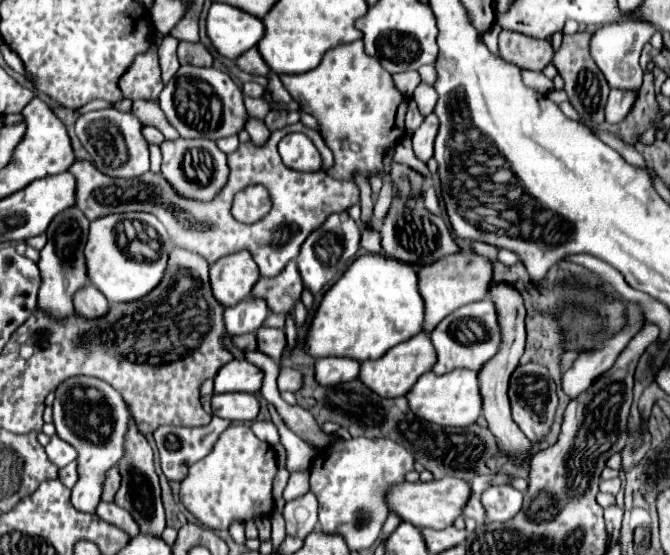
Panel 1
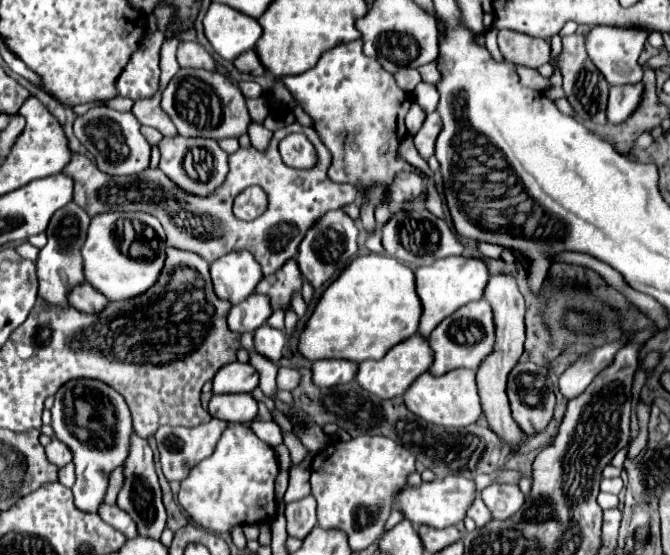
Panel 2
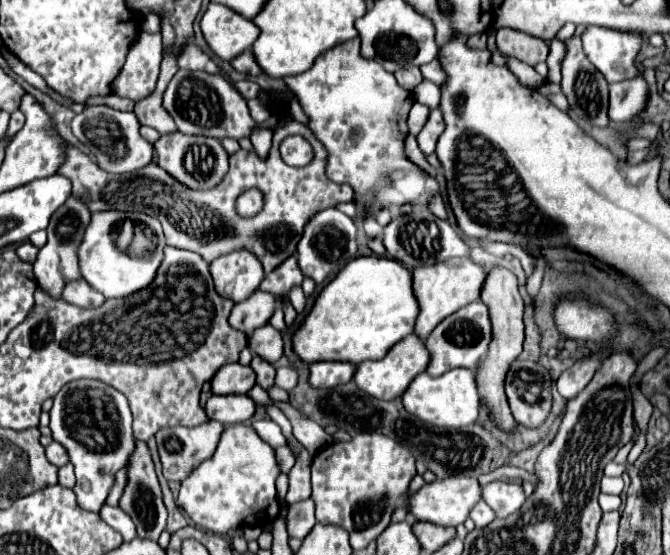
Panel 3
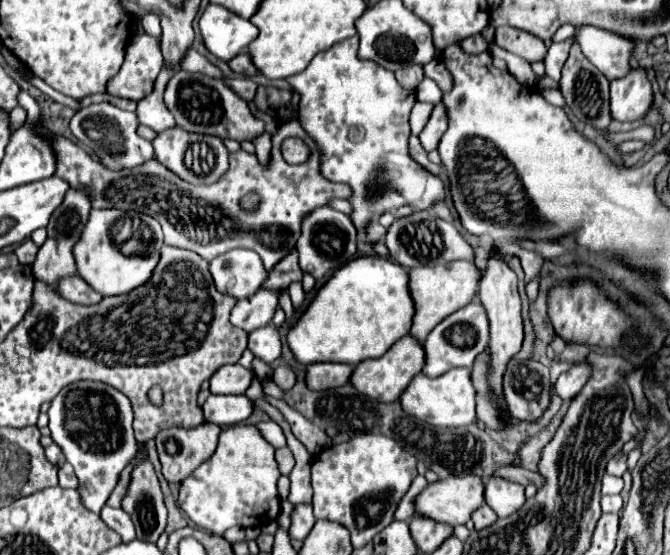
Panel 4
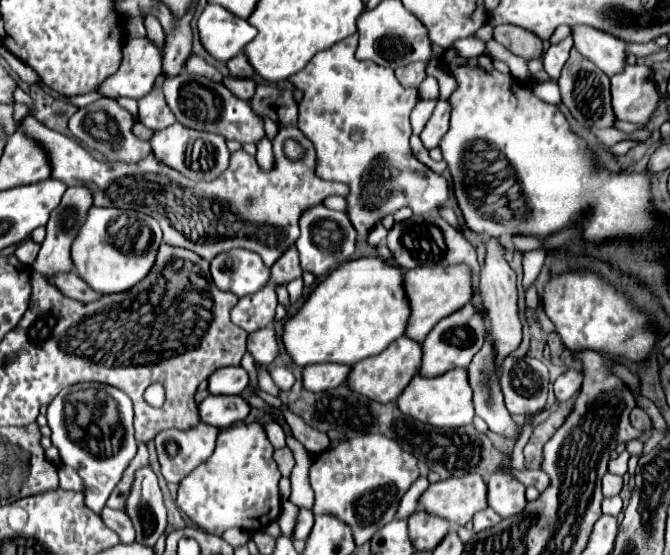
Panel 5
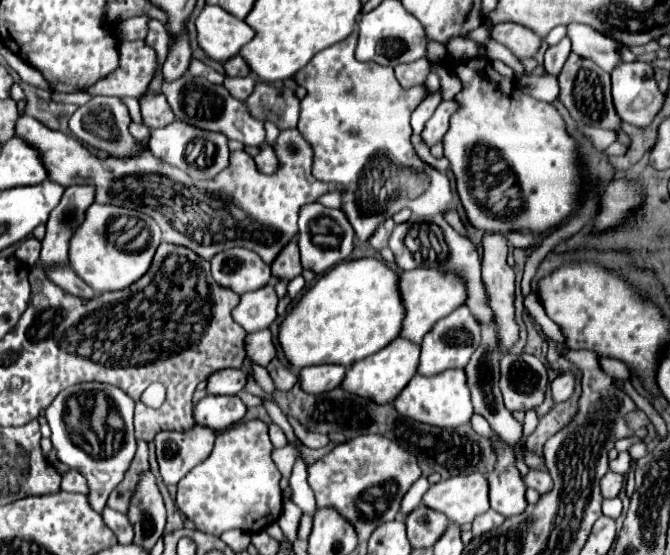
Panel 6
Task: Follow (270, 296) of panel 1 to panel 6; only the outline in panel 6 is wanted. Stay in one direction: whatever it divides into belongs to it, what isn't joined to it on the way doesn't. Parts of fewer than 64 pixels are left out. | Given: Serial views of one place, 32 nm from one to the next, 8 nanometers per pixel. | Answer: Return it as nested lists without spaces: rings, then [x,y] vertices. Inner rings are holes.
[[[296,242],[288,244],[288,248],[284,248],[284,252],[280,252],[280,256],[272,262],[272,278],[276,280],[292,280],[296,276],[302,274],[302,266],[300,266],[300,252],[296,248]]]

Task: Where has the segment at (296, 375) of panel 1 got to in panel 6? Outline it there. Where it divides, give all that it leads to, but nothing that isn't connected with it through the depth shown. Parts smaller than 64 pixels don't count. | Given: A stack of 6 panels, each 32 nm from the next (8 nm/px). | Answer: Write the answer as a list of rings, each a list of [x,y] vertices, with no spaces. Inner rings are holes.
[[[276,368],[276,370],[272,370],[270,372],[270,376],[272,376],[272,380],[274,380],[274,384],[276,384],[276,388],[278,390],[284,390],[284,392],[288,392],[294,384],[296,384],[296,376],[288,370],[288,368]]]

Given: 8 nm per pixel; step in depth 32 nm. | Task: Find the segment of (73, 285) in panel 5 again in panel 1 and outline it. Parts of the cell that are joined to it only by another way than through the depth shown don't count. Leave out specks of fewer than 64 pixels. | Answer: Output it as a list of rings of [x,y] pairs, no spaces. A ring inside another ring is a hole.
[[[88,286],[84,288],[84,292],[76,292],[76,310],[82,318],[96,320],[108,314],[110,302],[100,290],[96,290],[94,286]]]

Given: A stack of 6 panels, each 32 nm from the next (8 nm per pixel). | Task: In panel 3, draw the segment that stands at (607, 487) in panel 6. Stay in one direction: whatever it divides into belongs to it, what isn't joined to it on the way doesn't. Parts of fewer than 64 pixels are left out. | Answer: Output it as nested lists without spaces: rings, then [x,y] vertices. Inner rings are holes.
[[[602,478],[602,492],[606,494],[620,494],[624,488],[624,482],[622,478]]]

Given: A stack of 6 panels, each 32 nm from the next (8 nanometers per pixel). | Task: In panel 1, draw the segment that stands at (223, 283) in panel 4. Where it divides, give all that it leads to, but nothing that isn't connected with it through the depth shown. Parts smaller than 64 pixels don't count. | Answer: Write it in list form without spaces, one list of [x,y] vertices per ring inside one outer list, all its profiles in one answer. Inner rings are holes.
[[[248,252],[224,256],[210,266],[212,294],[226,308],[236,306],[240,300],[248,298],[248,292],[258,278],[260,272]]]

